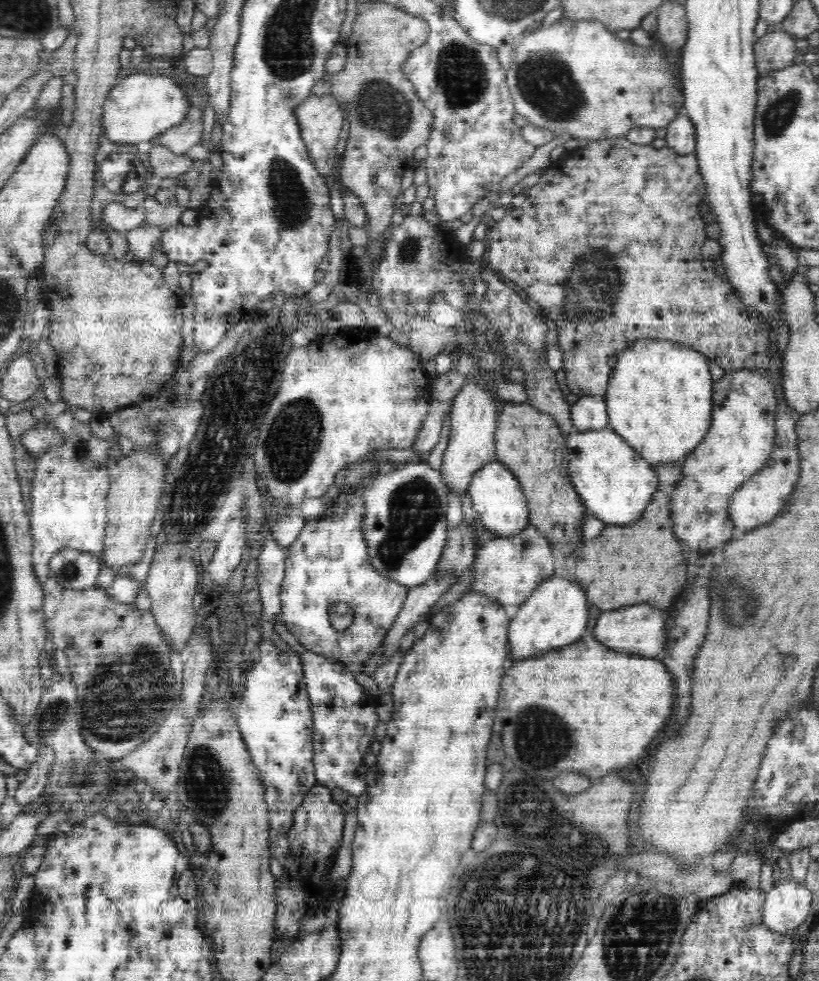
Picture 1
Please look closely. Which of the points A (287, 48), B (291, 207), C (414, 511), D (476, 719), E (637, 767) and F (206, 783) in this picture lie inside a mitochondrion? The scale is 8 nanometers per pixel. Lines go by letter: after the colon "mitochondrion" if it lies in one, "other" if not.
A: mitochondrion
B: mitochondrion
C: mitochondrion
D: other
E: other
F: mitochondrion

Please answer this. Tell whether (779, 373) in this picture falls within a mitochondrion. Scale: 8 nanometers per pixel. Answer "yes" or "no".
no

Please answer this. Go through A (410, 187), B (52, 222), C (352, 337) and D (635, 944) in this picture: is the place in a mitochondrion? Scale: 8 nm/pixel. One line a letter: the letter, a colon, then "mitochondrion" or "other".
A: other
B: other
C: other
D: mitochondrion

